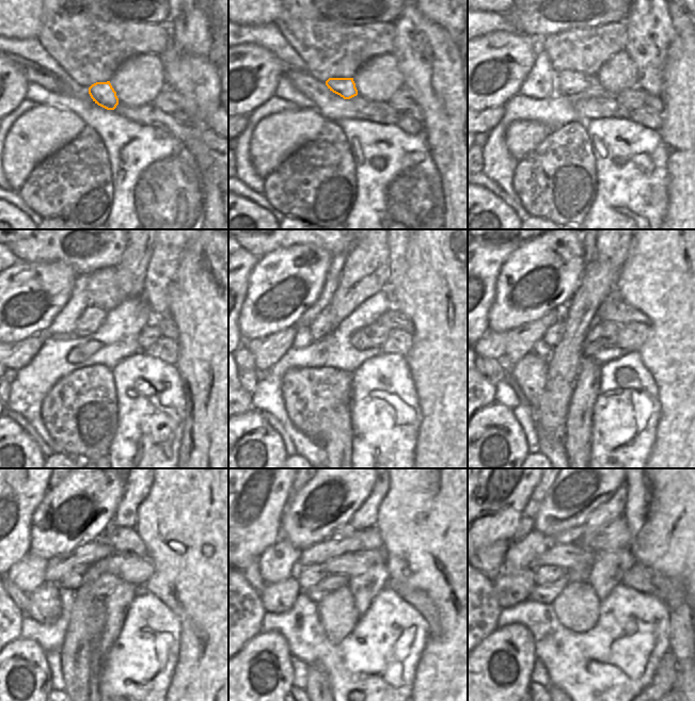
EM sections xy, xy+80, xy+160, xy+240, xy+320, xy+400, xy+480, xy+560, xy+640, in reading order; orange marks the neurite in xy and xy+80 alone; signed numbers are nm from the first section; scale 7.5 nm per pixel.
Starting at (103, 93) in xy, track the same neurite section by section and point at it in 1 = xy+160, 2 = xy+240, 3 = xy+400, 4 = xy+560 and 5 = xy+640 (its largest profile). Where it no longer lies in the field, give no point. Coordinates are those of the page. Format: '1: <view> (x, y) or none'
1: xy+160 (568, 82)
2: xy+240 (92, 317)
3: xy+400 (553, 335)
4: xy+560 (306, 577)
5: xy+640 (546, 574)

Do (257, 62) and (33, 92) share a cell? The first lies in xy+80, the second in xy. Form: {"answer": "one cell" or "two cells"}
{"answer": "two cells"}

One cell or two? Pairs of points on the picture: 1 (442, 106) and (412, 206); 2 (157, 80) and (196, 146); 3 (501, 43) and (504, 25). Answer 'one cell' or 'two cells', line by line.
1: two cells
2: two cells
3: two cells

